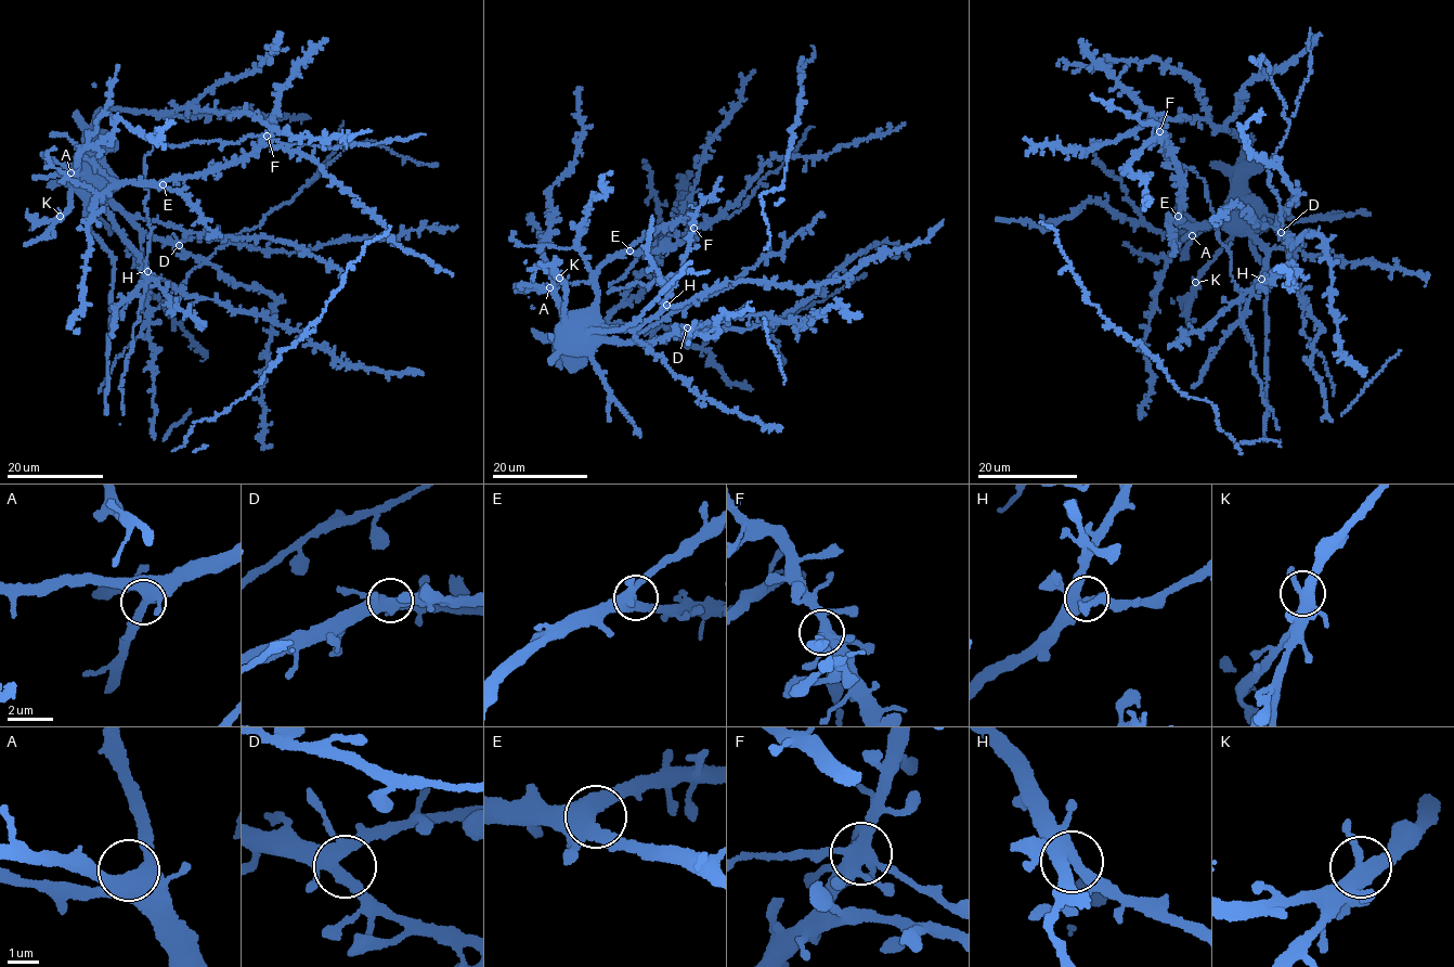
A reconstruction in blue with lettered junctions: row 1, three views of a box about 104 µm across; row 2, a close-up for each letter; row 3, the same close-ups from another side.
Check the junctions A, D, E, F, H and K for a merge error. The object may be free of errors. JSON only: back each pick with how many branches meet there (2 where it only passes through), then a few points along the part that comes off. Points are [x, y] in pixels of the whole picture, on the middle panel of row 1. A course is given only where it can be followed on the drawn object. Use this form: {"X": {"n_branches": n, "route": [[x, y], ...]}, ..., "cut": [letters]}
{"cut": []}

